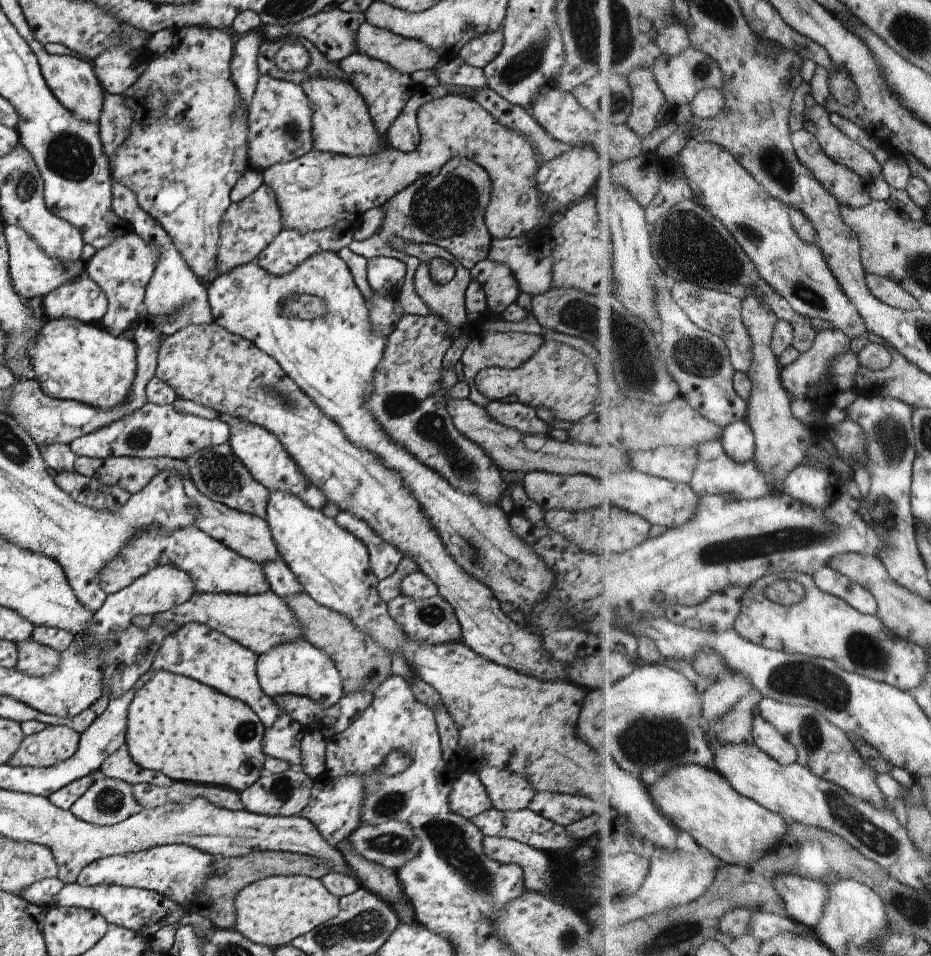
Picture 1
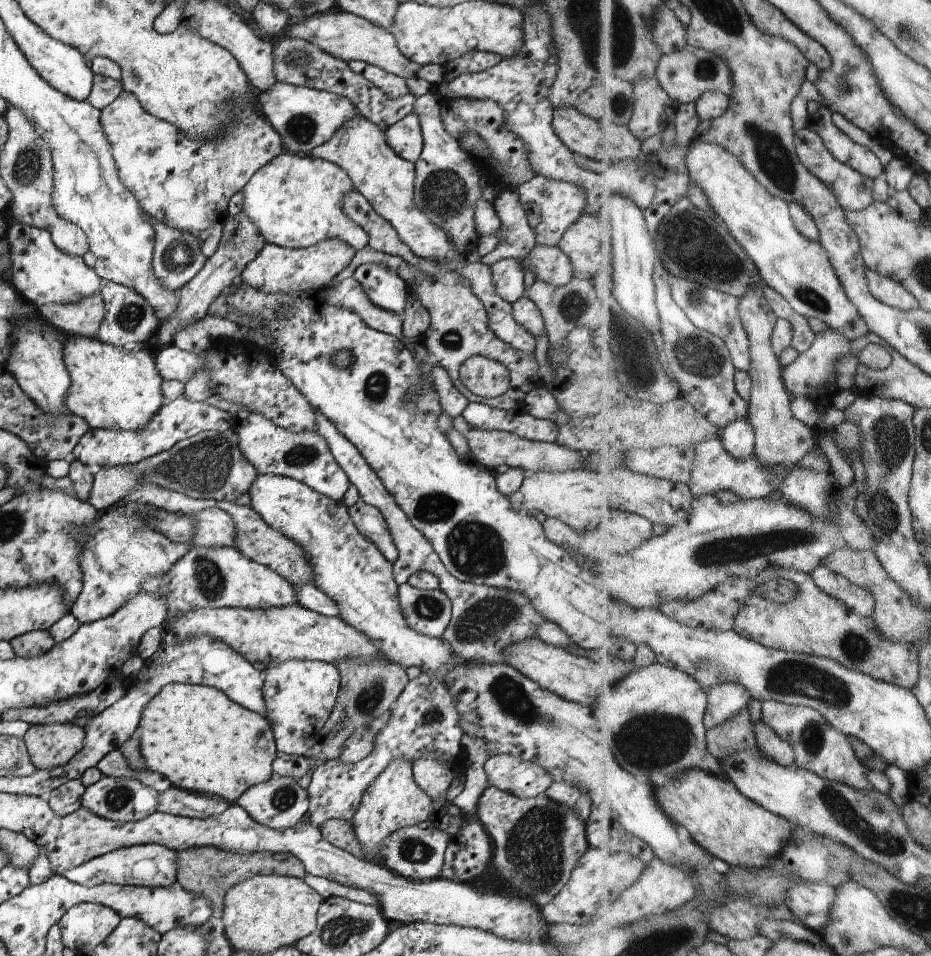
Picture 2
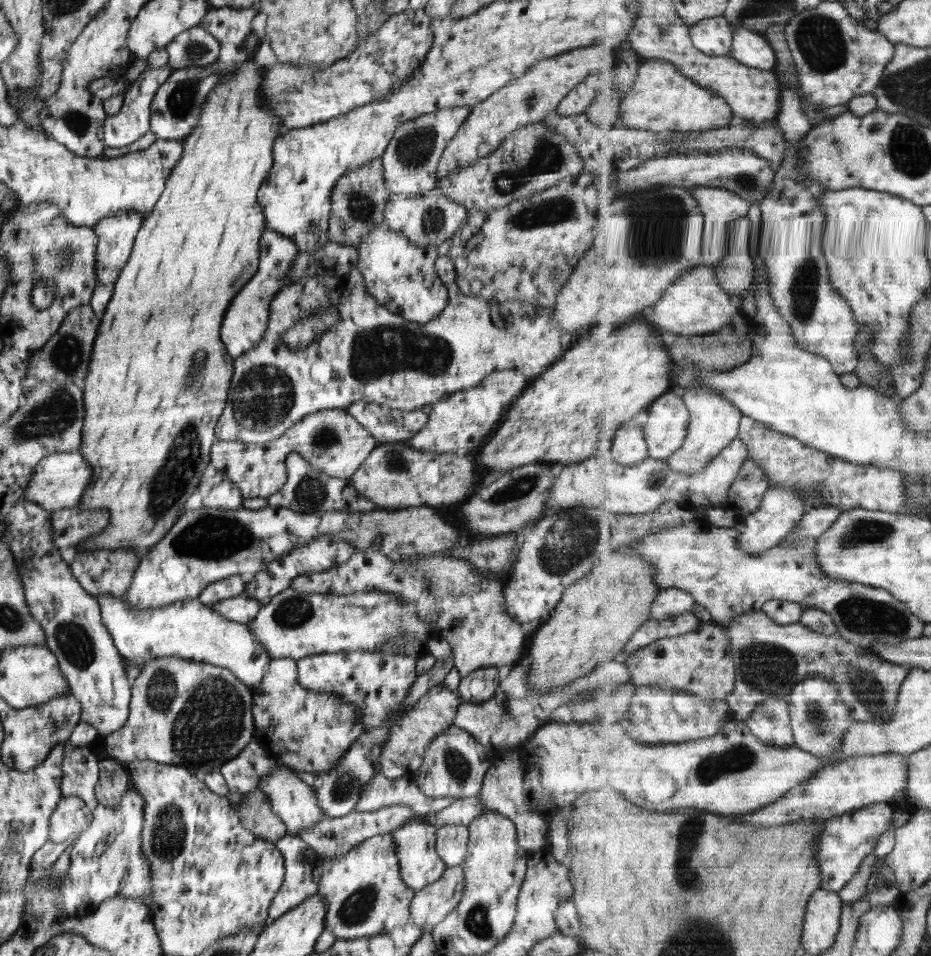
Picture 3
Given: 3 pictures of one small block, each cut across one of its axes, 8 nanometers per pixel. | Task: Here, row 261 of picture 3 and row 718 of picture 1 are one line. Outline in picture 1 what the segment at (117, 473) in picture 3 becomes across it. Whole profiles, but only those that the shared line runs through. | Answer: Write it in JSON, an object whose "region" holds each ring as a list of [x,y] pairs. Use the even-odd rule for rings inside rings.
{"region":[[[158,670],[158,672],[154,672],[154,674],[152,674],[152,678],[150,678],[146,684],[136,686],[135,691],[136,694],[134,694],[134,698],[132,698],[132,700],[130,700],[130,704],[128,704],[126,743],[129,748],[129,753],[134,759],[134,762],[139,764],[142,768],[150,769],[156,772],[163,772],[173,781],[220,786],[235,790],[239,793],[252,786],[254,782],[256,782],[263,774],[265,774],[264,768],[267,756],[264,754],[264,752],[262,752],[264,725],[259,719],[259,716],[245,702],[232,698],[227,694],[222,694],[222,692],[218,692],[218,690],[215,688],[210,688],[210,686],[202,684],[197,680],[188,678],[187,676],[177,675],[168,672],[167,670]]]}

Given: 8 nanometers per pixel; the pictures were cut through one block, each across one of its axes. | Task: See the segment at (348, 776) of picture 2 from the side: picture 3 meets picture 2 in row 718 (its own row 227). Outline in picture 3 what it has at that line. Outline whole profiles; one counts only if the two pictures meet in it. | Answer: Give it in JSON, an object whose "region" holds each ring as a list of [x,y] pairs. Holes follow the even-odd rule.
{"region":[[[434,188],[426,194],[417,194],[406,198],[402,194],[393,195],[384,207],[384,220],[394,231],[403,234],[410,242],[419,247],[436,245],[445,240],[454,239],[455,232],[469,215],[467,208],[446,198]],[[446,212],[448,212],[448,226],[446,226]]]}

